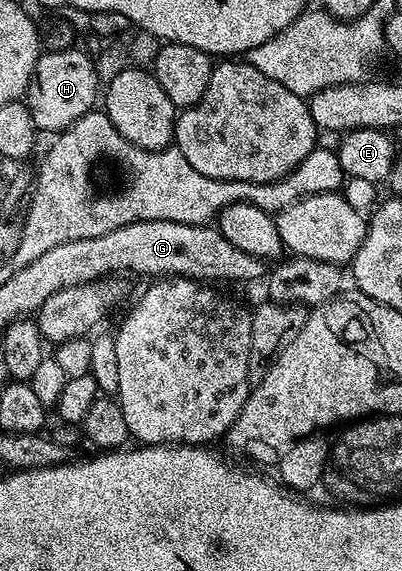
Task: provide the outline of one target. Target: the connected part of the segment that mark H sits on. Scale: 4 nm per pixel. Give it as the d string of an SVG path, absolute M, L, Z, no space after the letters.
M73 47L51 48L38 58L30 86L24 98L32 111L32 119L43 134L57 135L76 124L85 113L91 112L100 101L100 82L91 54Z

